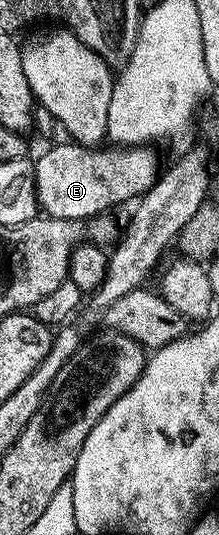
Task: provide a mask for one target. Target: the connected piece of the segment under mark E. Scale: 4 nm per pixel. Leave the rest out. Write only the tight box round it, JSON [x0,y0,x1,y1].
[34,140,161,222]

